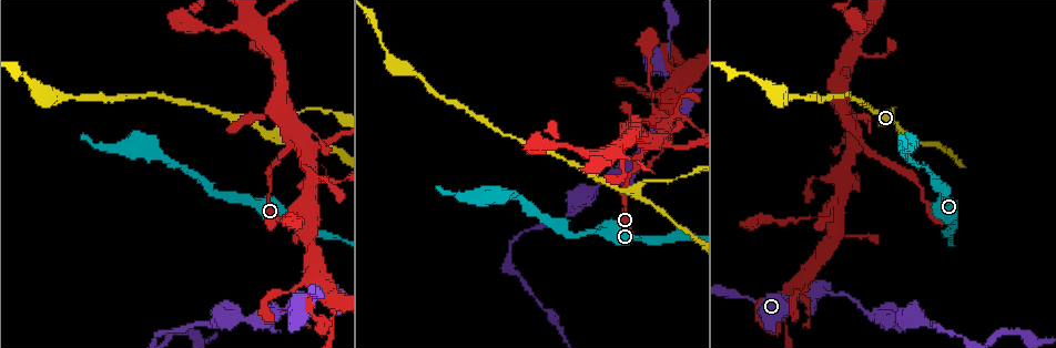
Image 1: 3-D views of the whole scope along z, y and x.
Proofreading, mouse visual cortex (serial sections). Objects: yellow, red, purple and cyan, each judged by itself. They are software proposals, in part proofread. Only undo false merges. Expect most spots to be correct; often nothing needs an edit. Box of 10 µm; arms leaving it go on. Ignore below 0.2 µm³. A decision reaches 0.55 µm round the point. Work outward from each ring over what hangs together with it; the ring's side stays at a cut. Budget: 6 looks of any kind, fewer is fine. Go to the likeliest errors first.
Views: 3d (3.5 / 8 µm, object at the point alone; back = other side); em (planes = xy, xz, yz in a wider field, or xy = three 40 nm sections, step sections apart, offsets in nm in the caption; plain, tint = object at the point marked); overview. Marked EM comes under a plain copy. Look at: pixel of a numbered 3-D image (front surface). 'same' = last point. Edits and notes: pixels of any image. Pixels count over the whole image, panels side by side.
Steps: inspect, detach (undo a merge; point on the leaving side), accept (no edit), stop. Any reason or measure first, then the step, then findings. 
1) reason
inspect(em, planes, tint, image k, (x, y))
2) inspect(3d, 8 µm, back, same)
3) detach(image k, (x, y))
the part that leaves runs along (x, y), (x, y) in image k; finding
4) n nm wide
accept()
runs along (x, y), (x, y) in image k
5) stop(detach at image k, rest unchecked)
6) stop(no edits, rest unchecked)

thick turns thin
inspect(3d, 3.5 µm, image 1, (629, 191))

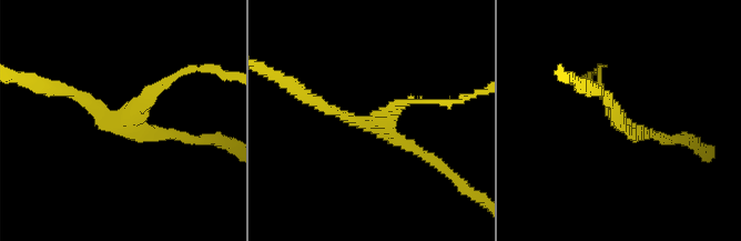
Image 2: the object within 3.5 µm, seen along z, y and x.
shape alone is not enough
inspect(em, xy, step 3, tint, image 2, (123, 124))

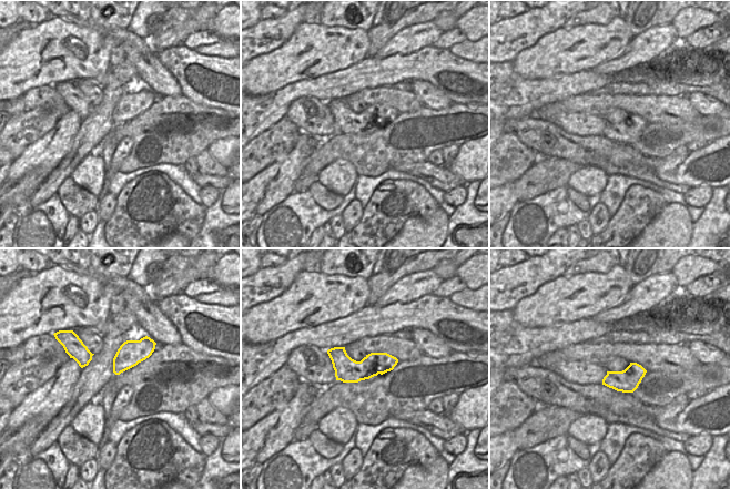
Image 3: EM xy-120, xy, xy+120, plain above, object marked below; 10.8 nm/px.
arms of 150, 150, 150 nm
accept()
runs along (311, 99), (434, 162) in image 2; continuous, no second cell

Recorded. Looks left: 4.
thick turns thin
inspect(3d, 3.5 µm, image 1, (151, 147))

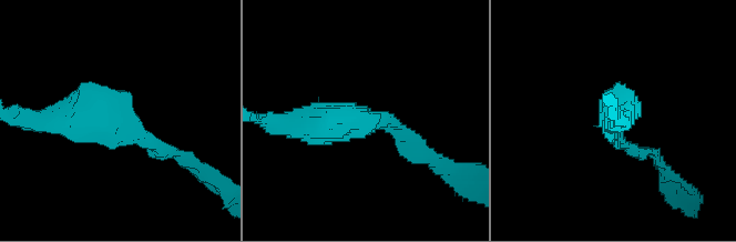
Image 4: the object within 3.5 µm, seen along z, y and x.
need the tissue
inspect(em, xy, step 5, tint, image 4, (363, 119))

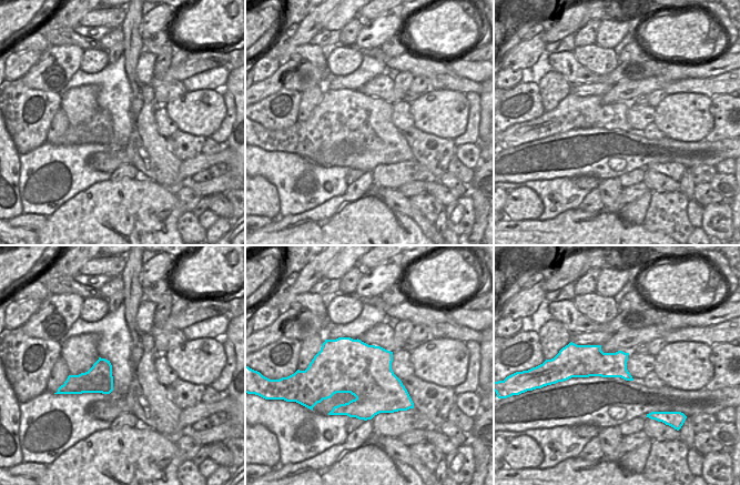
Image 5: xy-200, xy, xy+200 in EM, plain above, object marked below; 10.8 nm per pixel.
accept()
continuous, no second cell

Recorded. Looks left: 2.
thin arm on a thick one
inspect(3d, 8 µm, back, image 1, (870, 27))

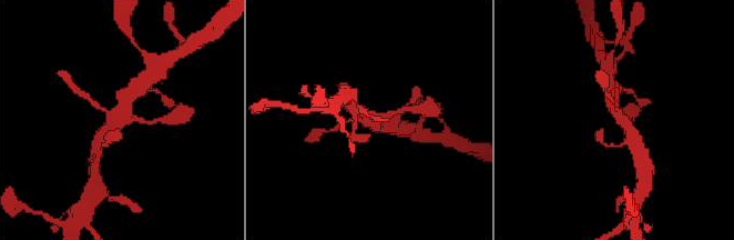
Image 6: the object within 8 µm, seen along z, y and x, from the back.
4 arms; arms of 150, 200, 400, 450 nm
inspect(em, xy, step 1, tint, same)

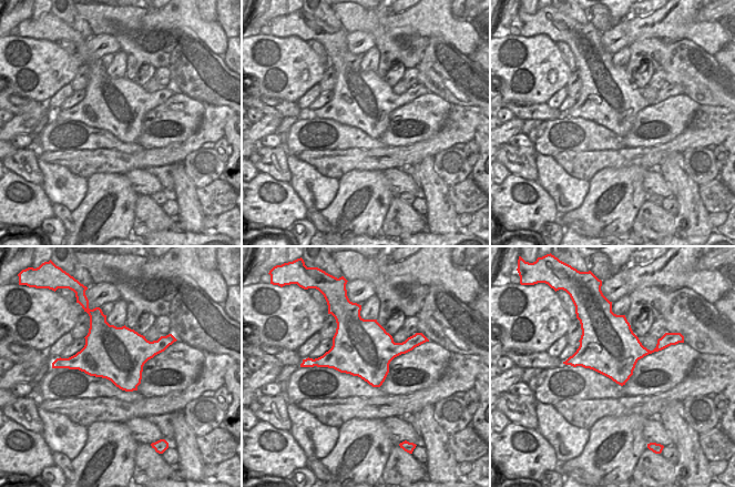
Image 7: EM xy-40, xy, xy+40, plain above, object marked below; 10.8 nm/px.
accept()
runs along (101, 139), (122, 117), (151, 123) in image 6; continuous, no second cell

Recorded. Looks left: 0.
stop(no edits, rest unchecked)

